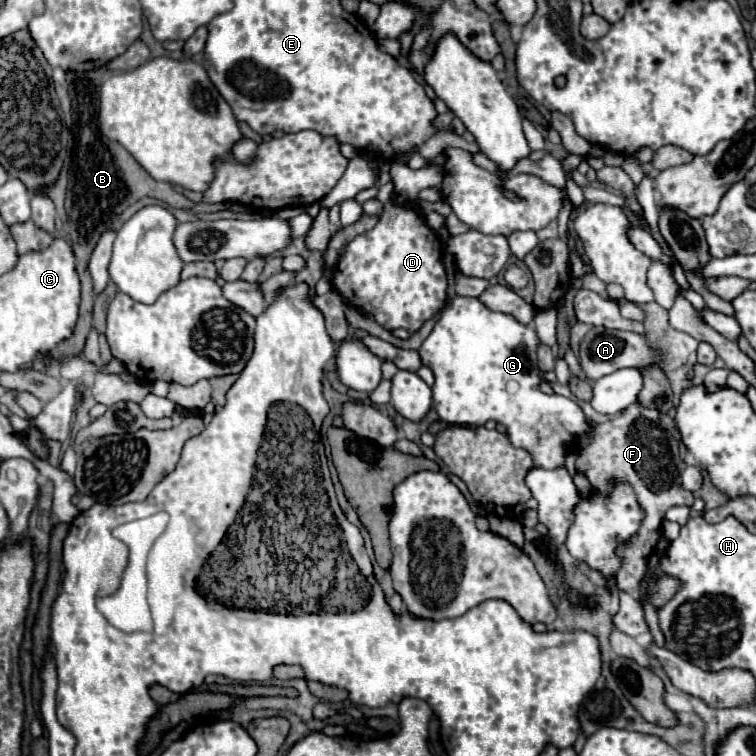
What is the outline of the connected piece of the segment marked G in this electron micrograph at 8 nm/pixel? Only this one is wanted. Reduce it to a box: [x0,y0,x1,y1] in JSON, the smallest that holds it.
[418,296,590,470]

